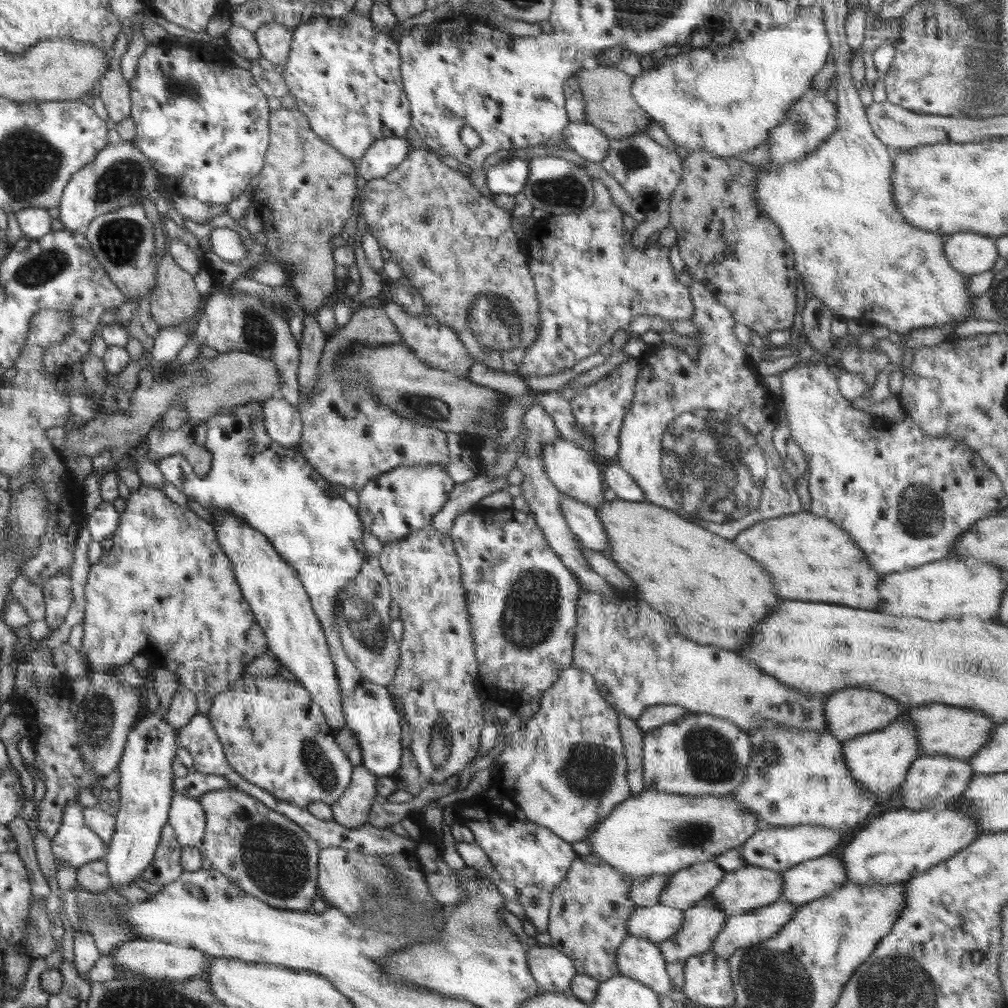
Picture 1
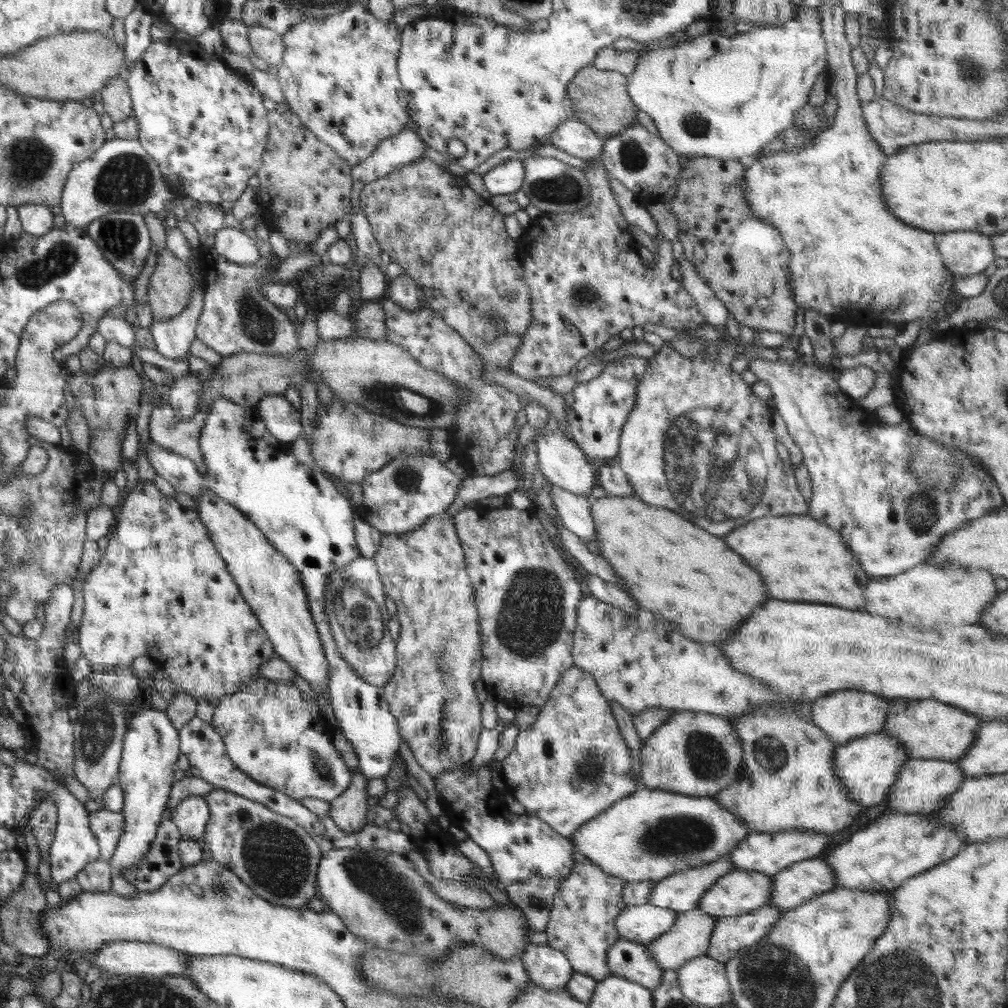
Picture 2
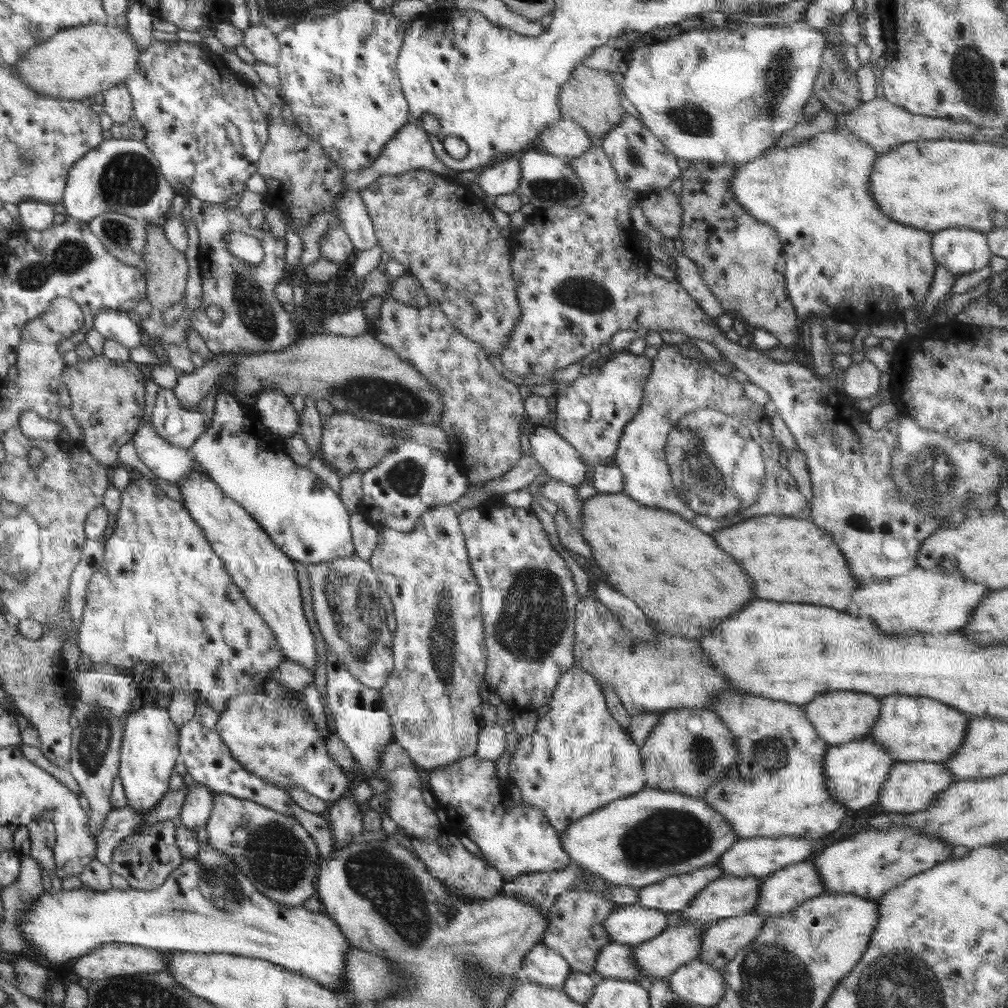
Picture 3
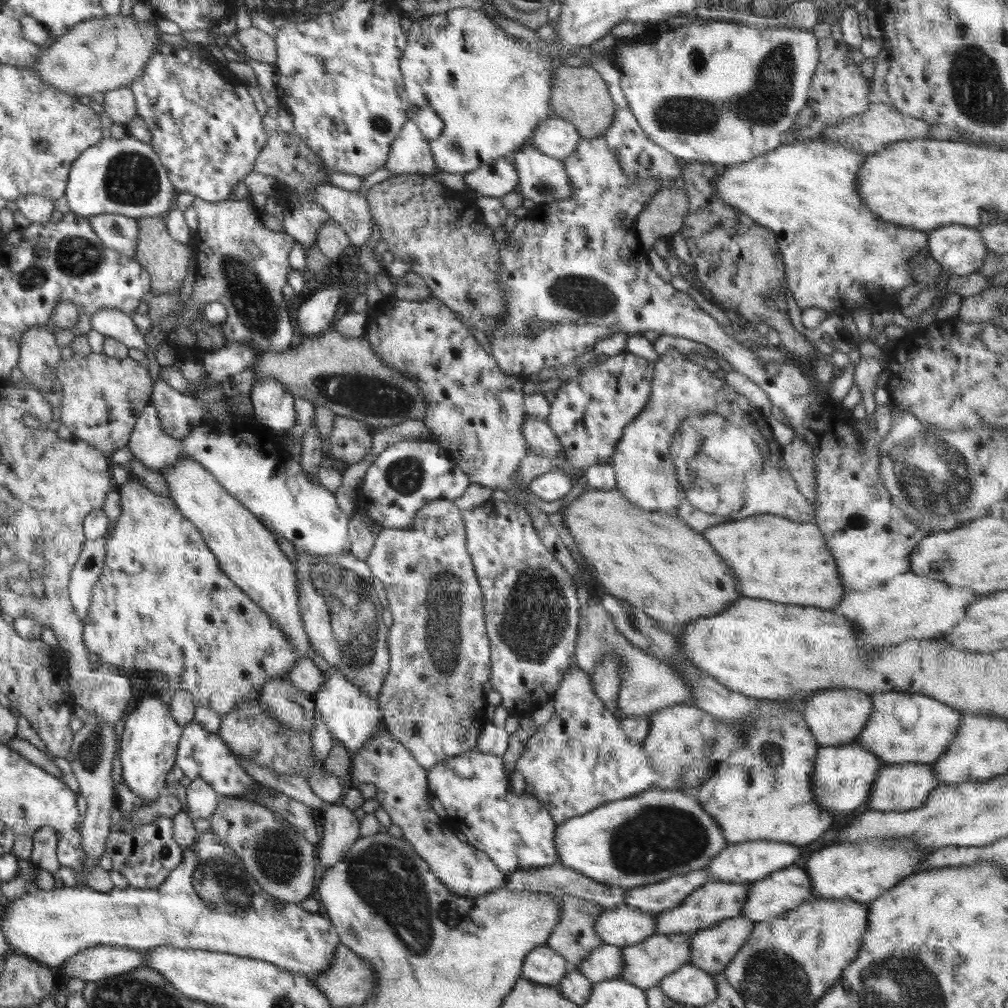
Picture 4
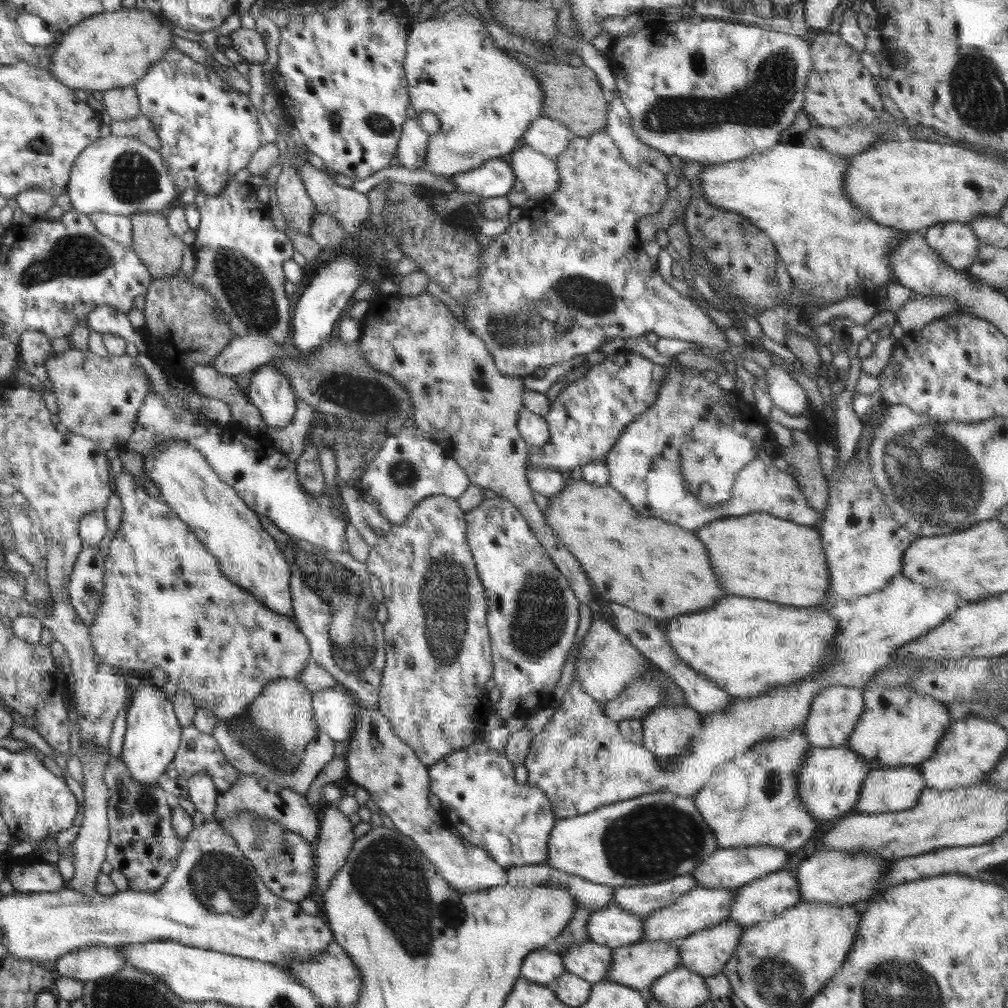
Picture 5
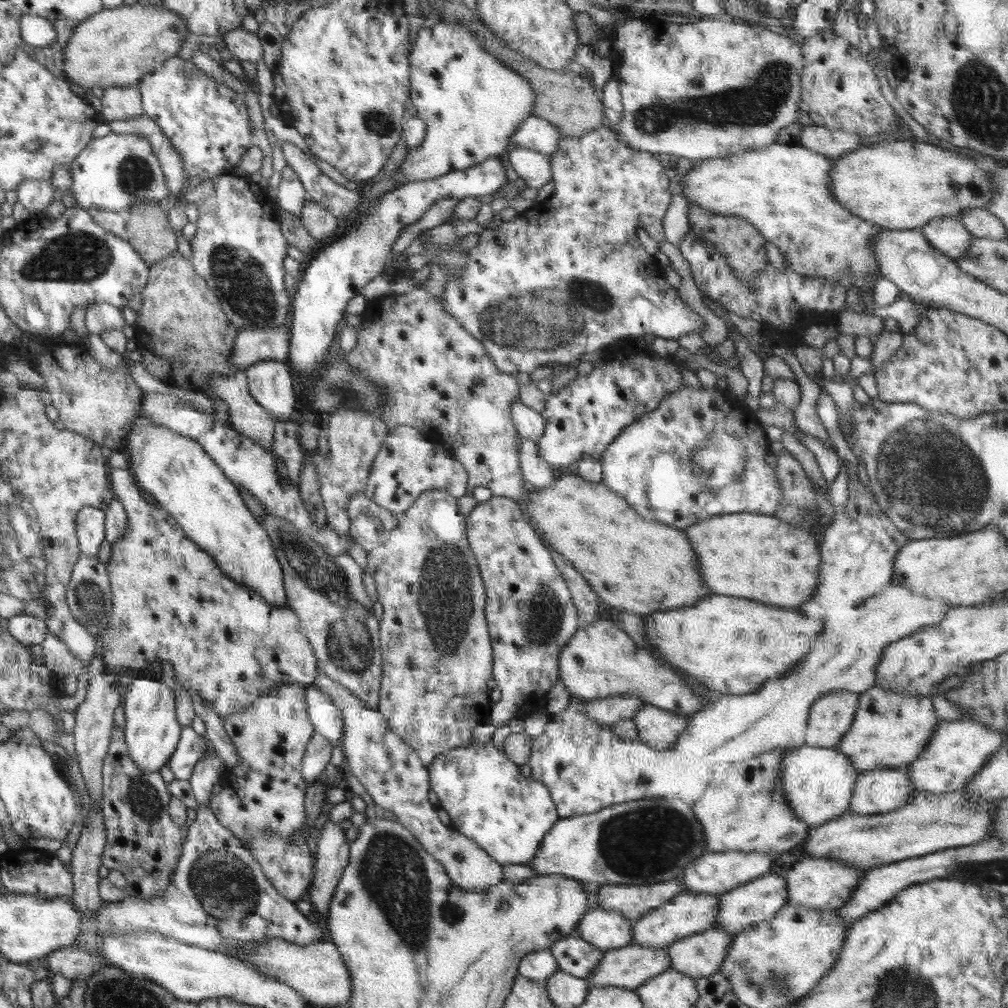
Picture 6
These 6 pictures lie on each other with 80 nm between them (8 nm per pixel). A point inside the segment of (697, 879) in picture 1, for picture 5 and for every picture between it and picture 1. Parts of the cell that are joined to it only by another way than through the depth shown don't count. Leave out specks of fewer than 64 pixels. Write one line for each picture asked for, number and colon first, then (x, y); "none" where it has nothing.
2: (680, 892)
3: (672, 894)
4: (668, 894)
5: (642, 900)

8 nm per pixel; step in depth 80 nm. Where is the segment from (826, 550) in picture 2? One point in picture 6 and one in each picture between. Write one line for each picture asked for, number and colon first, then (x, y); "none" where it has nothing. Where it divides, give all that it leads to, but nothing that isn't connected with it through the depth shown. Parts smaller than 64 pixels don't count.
3: (792, 560)
4: (784, 561)
5: (758, 555)
6: (757, 556)

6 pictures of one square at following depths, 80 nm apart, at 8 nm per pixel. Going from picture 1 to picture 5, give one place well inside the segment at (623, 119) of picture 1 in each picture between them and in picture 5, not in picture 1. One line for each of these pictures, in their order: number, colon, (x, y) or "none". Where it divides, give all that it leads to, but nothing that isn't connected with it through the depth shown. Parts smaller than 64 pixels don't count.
2: (598, 98)
3: (590, 97)
4: (579, 95)
5: (572, 95)

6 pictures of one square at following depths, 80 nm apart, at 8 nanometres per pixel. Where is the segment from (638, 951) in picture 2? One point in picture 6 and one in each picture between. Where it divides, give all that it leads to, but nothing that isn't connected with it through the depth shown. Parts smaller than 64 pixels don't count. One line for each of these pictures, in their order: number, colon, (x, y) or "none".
3: (616, 960)
4: (606, 962)
5: (590, 961)
6: (574, 956)

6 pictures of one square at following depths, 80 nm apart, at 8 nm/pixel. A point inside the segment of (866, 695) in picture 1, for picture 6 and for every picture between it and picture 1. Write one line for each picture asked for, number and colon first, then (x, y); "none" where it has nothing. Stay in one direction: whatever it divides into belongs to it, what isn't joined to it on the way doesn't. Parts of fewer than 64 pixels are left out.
2: (844, 716)
3: (839, 717)
4: (836, 716)
5: (834, 712)
6: (831, 715)

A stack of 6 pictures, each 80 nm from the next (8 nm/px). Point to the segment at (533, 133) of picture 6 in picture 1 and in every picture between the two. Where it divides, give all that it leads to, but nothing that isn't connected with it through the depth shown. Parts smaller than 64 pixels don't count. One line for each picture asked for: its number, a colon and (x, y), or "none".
1: (590, 143)
2: (574, 137)
3: (566, 138)
4: (556, 137)
5: (550, 137)

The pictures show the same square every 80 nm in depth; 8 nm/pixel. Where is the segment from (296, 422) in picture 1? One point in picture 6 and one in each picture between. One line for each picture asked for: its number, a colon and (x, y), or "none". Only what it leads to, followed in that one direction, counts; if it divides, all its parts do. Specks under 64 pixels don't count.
2: (276, 412)
3: (276, 414)
4: (273, 404)
5: (269, 389)
6: (270, 383)

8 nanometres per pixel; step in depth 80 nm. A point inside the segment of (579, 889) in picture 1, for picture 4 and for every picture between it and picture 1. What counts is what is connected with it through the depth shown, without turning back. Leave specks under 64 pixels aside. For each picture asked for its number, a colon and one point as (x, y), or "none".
2: (581, 925)
3: (576, 931)
4: (574, 938)

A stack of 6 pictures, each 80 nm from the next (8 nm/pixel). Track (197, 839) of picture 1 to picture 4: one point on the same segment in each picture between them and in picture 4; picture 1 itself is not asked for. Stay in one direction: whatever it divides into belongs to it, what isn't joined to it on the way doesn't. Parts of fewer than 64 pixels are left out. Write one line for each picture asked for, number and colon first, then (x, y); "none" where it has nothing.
2: (191, 816)
3: (197, 808)
4: (202, 799)

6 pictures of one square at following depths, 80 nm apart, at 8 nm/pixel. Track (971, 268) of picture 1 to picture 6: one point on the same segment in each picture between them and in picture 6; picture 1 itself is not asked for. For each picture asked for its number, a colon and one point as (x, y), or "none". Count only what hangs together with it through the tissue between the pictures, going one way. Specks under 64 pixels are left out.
2: (964, 252)
3: (960, 250)
4: (960, 249)
5: (955, 242)
6: (948, 234)

